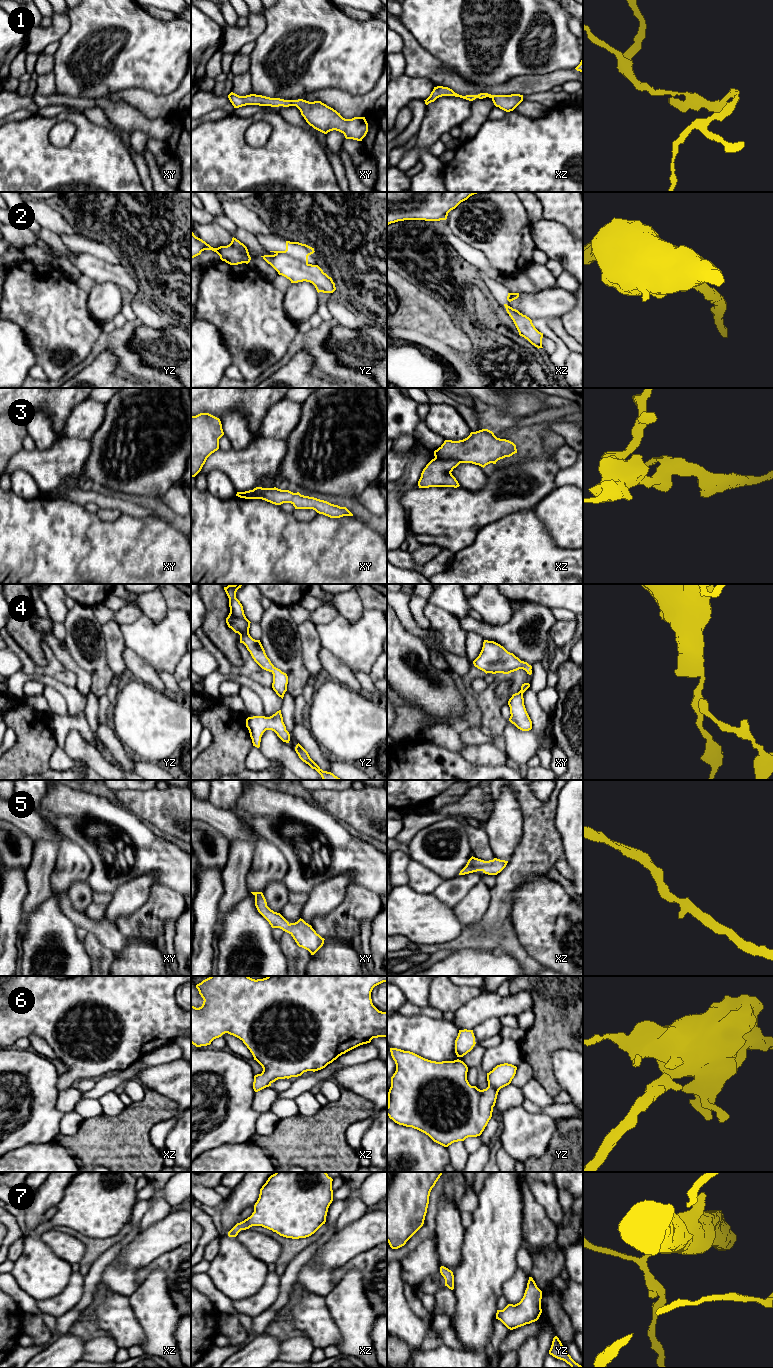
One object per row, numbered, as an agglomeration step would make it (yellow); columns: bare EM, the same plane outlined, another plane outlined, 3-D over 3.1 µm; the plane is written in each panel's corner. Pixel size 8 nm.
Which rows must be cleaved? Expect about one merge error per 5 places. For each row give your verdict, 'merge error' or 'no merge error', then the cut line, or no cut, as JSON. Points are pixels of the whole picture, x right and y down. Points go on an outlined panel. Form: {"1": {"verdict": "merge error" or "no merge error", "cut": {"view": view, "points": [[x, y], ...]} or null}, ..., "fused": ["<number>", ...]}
{"1": {"verdict": "no merge error", "cut": null}, "2": {"verdict": "no merge error", "cut": null}, "3": {"verdict": "merge error", "cut": {"view": "xz", "points": [[435, 457], [460, 462]]}}, "4": {"verdict": "no merge error", "cut": null}, "5": {"verdict": "no merge error", "cut": null}, "6": {"verdict": "no merge error", "cut": null}, "7": {"verdict": "no merge error", "cut": null}, "fused": ["3"]}

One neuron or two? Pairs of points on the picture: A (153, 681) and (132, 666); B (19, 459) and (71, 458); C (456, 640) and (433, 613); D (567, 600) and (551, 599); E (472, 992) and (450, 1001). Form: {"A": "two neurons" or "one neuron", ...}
{"A": "one neuron", "B": "one neuron", "C": "one neuron", "D": "one neuron", "E": "one neuron"}

